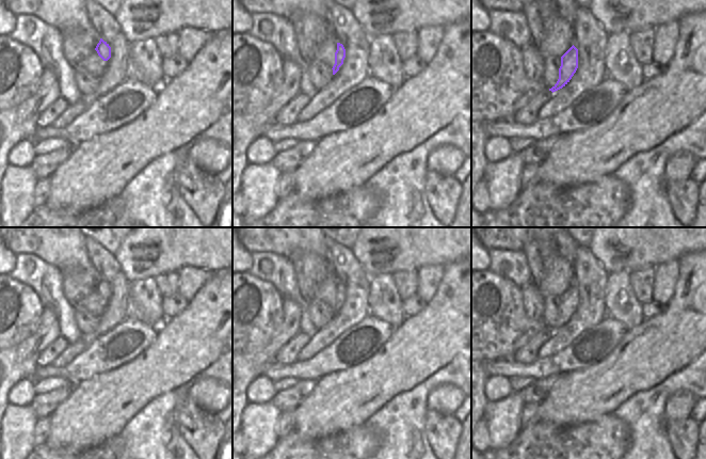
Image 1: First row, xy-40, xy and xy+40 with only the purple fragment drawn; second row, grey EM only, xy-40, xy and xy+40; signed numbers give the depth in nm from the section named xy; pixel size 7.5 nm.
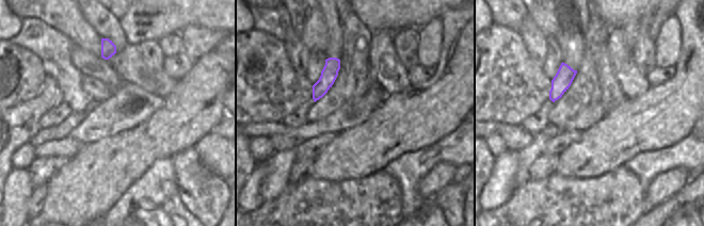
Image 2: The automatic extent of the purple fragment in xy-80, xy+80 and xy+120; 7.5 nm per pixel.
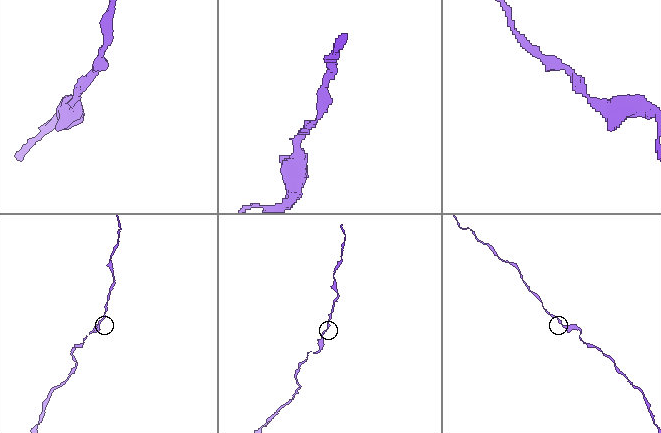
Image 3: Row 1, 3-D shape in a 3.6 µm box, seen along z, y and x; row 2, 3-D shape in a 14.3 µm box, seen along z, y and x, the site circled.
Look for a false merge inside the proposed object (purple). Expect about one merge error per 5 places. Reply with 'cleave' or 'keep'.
keep

